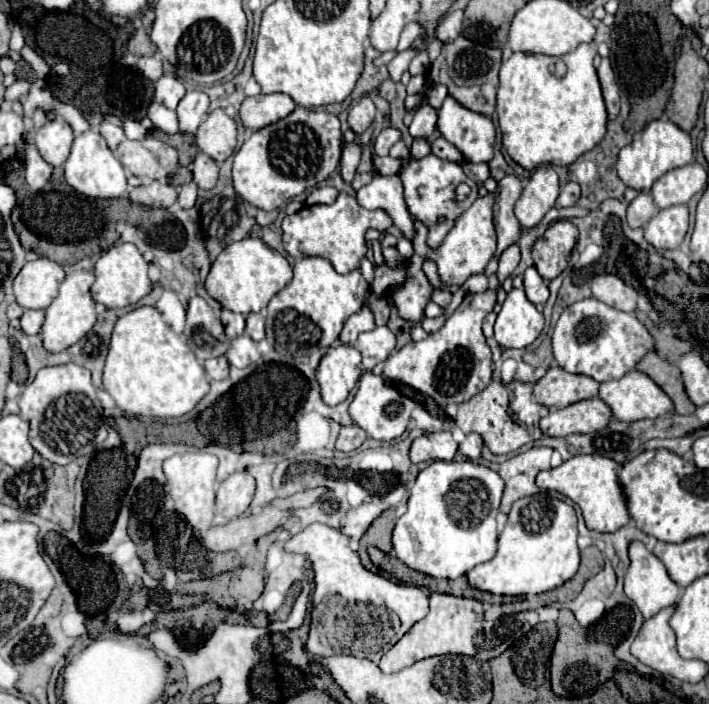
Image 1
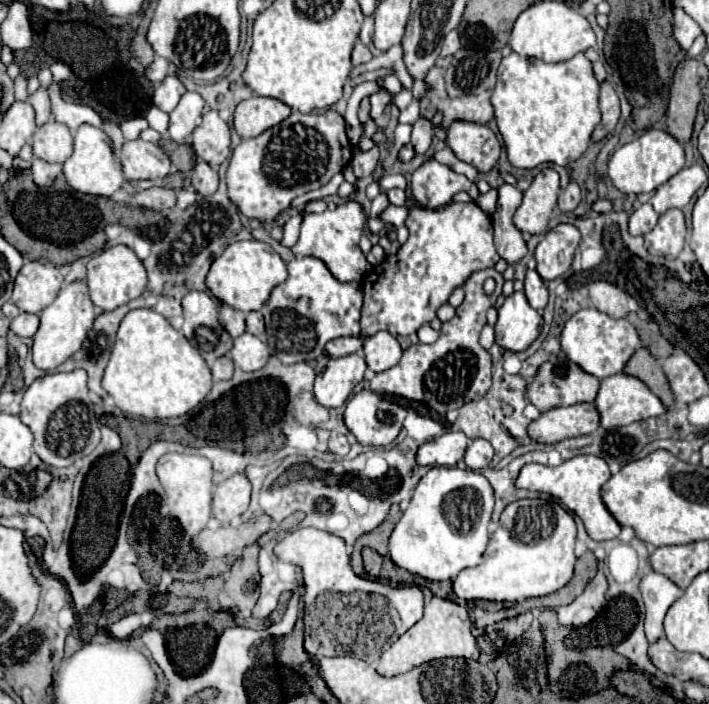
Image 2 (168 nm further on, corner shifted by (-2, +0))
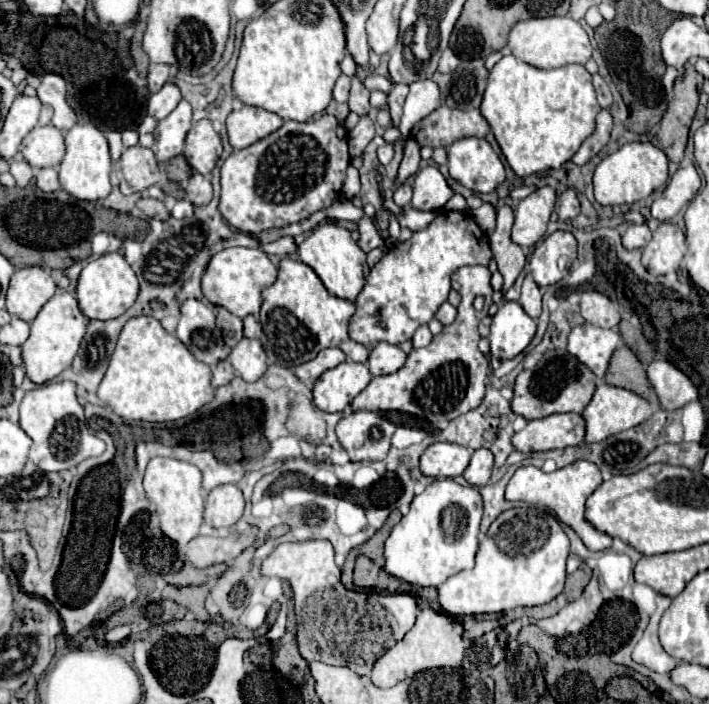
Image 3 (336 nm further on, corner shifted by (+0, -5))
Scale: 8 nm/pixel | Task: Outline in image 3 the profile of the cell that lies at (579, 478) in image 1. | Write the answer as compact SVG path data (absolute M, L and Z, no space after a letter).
M575 461L563 469L557 469L553 473L545 473L537 467L519 467L515 471L515 475L511 477L507 491L505 491L505 499L509 501L525 501L525 503L539 503L545 505L547 509L555 511L555 515L567 523L569 527L575 529L575 533L581 537L581 541L585 543L585 547L589 551L603 551L611 547L611 537L599 529L595 529L587 519L585 519L585 501L587 497L601 485L601 471L595 463L591 461Z

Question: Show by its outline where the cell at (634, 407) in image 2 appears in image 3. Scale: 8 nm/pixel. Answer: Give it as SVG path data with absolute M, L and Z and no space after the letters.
M599 383L591 403L583 411L583 419L585 419L585 425L587 425L585 443L599 443L599 441L603 441L611 435L617 435L617 433L627 431L635 425L641 425L651 415L653 415L653 409L651 409L649 401L643 399L641 395L635 395L633 391L627 391L627 389L621 389L621 387L613 387L609 383Z

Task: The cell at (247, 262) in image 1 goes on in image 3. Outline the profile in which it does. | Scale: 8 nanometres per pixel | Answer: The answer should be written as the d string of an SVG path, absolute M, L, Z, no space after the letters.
M231 247L231 249L219 251L211 259L211 263L207 265L207 271L203 275L203 281L201 281L201 289L203 289L203 295L213 305L221 307L219 313L217 313L217 323L219 323L219 329L223 331L223 339L229 347L235 347L243 339L241 319L247 317L247 315L259 317L261 293L263 293L265 287L273 285L275 279L277 279L277 267L271 263L271 259L261 249Z

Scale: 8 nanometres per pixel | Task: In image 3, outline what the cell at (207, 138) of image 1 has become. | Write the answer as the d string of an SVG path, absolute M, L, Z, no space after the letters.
M201 119L199 123L195 123L185 139L185 153L183 155L187 157L187 163L195 171L209 175L213 171L213 167L217 165L217 159L221 153L223 153L221 137L213 129L211 121Z

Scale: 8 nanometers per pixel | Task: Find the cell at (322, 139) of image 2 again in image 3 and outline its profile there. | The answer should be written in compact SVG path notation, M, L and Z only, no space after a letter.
M321 115L315 121L285 121L275 133L259 139L245 149L233 149L233 153L221 165L221 215L239 231L263 233L269 229L287 227L297 223L317 209L329 207L341 193L345 173L349 167L347 129L333 117Z

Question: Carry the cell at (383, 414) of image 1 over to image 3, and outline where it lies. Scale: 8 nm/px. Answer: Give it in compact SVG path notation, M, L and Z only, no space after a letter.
M351 411L337 423L337 437L351 461L379 461L387 455L395 429L381 413Z

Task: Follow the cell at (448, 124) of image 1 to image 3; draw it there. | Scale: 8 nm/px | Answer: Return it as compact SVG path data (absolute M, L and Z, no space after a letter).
M463 137L447 147L447 155L449 175L475 193L491 193L505 179L503 163L485 139Z

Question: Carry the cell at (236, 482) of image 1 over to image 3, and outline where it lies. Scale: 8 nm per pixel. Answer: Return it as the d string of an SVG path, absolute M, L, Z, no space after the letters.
M219 485L207 495L205 503L205 523L211 527L231 527L235 525L245 509L243 493L237 485Z

